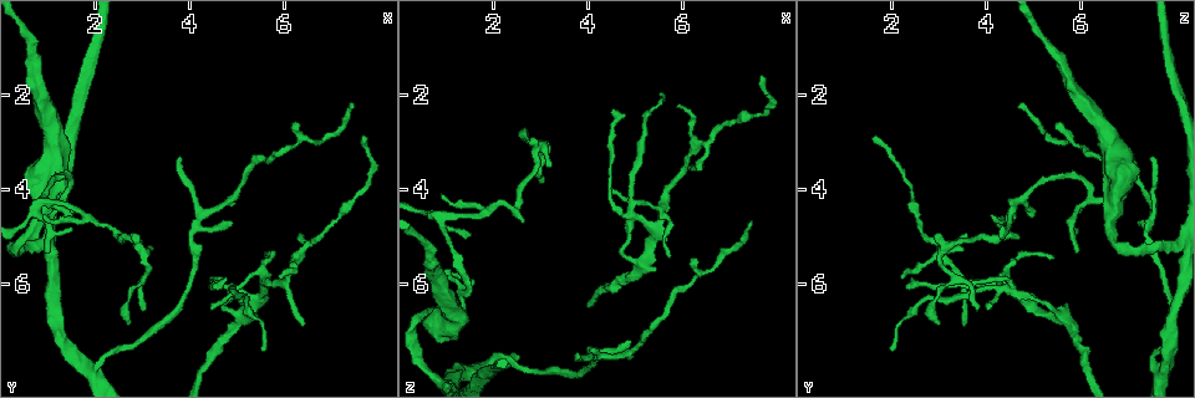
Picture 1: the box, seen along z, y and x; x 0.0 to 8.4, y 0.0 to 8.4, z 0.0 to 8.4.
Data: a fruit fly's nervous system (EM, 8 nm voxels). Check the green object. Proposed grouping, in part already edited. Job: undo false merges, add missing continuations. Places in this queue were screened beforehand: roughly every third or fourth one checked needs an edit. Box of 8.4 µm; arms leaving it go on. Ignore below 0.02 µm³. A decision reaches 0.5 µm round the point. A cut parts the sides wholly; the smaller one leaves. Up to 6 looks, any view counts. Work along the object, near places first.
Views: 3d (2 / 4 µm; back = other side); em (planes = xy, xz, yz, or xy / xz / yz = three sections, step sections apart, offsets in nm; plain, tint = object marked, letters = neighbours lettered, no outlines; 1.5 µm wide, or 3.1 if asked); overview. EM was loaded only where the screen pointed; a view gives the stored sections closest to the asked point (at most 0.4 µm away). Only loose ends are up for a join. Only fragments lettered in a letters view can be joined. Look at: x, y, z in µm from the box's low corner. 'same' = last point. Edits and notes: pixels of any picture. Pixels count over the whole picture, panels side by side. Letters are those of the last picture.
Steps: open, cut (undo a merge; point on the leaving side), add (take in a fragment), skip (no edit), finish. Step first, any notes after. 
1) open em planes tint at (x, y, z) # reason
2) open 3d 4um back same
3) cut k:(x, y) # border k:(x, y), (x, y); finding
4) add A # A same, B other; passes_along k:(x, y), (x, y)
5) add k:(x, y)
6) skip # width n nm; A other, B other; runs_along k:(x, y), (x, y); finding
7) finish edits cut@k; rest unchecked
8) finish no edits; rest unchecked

open em xy step 4 tint at (0.95, 4.50, 4.10)

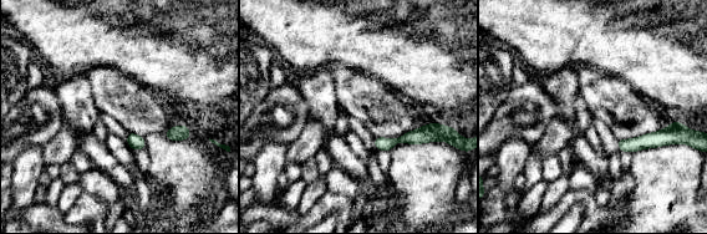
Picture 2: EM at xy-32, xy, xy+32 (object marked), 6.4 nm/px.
open em planes letters same

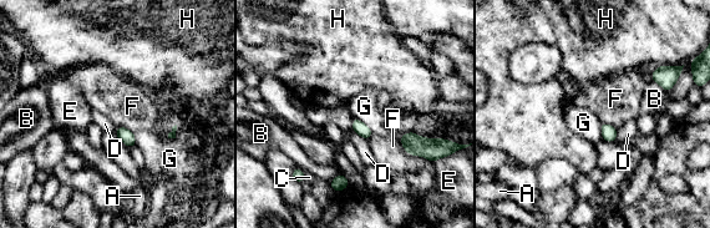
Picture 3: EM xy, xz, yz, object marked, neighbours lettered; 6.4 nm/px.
skip # A other, B other, C other, D other, E other, F other, G other, H other; border 3:(400, 136), (409, 153), (427, 158); none of them fits

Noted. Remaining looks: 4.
open em xz step 8 tint at (6.40, 6.85, 3.55) # free end

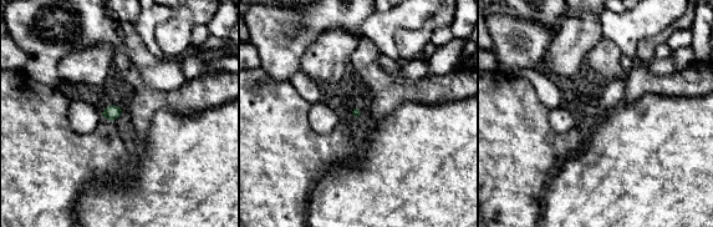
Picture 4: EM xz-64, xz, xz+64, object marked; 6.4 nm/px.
open em planes tint same # cut it another way

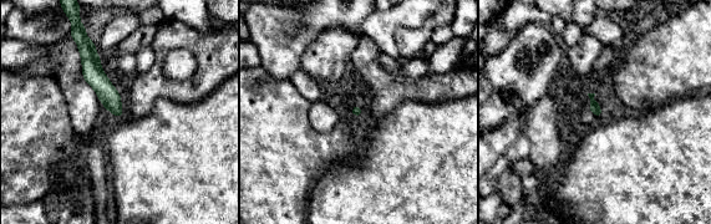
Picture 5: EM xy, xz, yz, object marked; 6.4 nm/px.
open em planes letters same # what lies round it

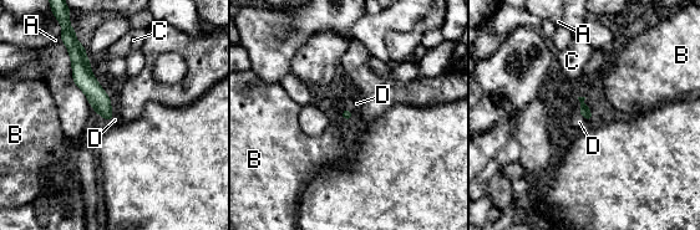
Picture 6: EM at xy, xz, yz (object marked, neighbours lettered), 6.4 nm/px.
add D # longest_contact D 90 nm; A other, B other, C other, D same; the cell continues

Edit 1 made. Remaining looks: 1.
open em planes letters at (5.50, 6.35, 4.95) # sharp bend

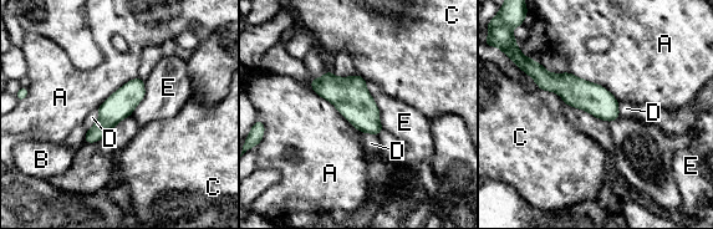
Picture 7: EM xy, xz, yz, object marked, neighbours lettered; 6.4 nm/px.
skip # longest_contact A 440 nm; A other, B other, C other, D other, E other; runs_along 7:(533, 65), (615, 115); continuous, no second cell

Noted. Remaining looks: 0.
finish edits add@6; rest unchecked

